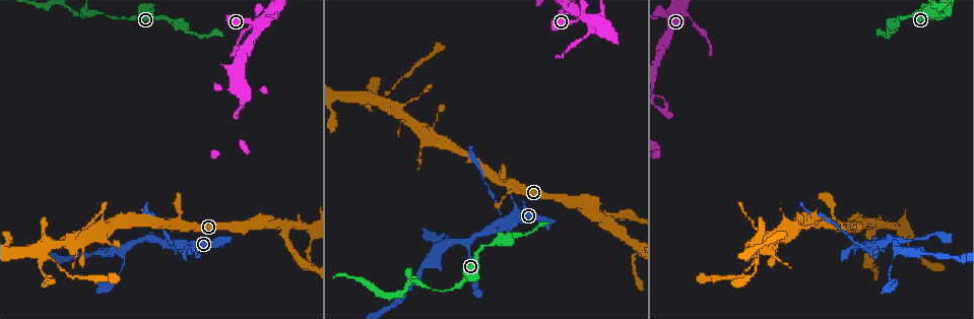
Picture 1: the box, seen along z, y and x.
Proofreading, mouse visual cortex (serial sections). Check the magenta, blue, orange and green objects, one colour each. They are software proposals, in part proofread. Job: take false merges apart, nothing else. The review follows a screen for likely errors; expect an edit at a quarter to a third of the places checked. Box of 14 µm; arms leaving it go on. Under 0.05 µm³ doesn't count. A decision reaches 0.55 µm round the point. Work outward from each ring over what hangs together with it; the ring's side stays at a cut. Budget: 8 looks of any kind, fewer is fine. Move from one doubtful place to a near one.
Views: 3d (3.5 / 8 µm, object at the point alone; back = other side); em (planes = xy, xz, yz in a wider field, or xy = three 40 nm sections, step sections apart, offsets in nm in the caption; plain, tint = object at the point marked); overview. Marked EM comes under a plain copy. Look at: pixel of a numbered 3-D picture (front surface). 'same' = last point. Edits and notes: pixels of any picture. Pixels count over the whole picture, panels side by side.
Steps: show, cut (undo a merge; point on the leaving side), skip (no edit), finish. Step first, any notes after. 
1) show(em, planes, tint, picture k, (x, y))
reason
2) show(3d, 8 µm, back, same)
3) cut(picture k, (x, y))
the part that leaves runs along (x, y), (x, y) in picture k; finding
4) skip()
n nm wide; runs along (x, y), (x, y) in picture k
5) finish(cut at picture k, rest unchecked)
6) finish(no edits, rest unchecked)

show(3d, 3.5 µm, picture 1, (90, 15))
arms part here

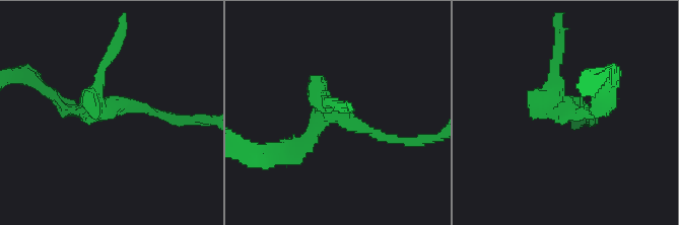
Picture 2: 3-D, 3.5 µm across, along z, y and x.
show(em, xy, step 3, tint, picture 2, (332, 116))
now the EM

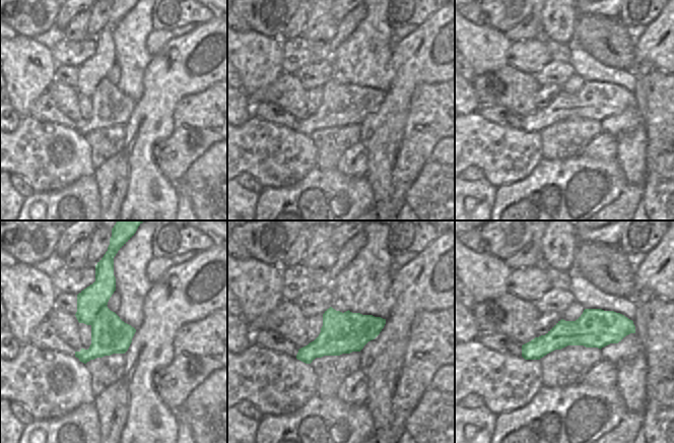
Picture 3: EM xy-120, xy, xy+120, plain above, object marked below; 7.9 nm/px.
cut(picture 2, (106, 60))
the part that leaves runs along (551, 100), (535, 100), (528, 90) in picture 2; two cells meet here

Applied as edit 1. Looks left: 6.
show(overview)

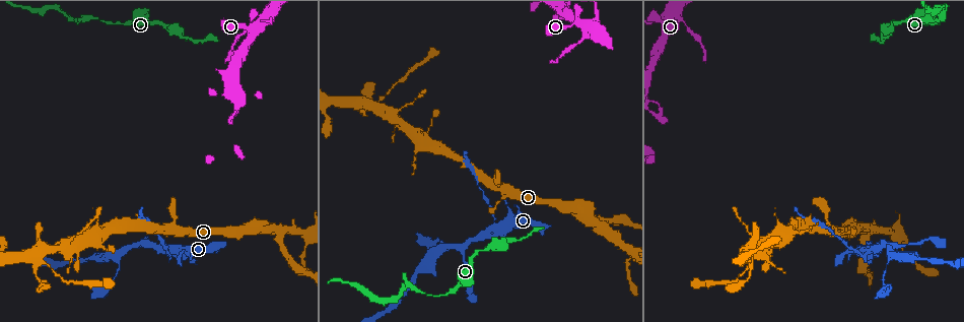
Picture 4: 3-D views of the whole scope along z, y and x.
show(3d, 3.5 µm, picture 4, (251, 35))

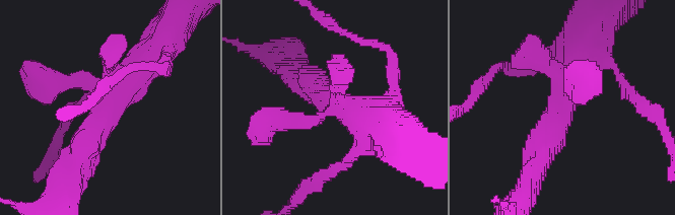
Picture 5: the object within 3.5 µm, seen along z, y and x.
skip()
arms of 200, 250, 450, 500 nm; runs along (580, 80), (567, 83), (538, 164) in picture 5; one cell here

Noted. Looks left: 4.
finish(cut at picture 2, rest unchecked)

